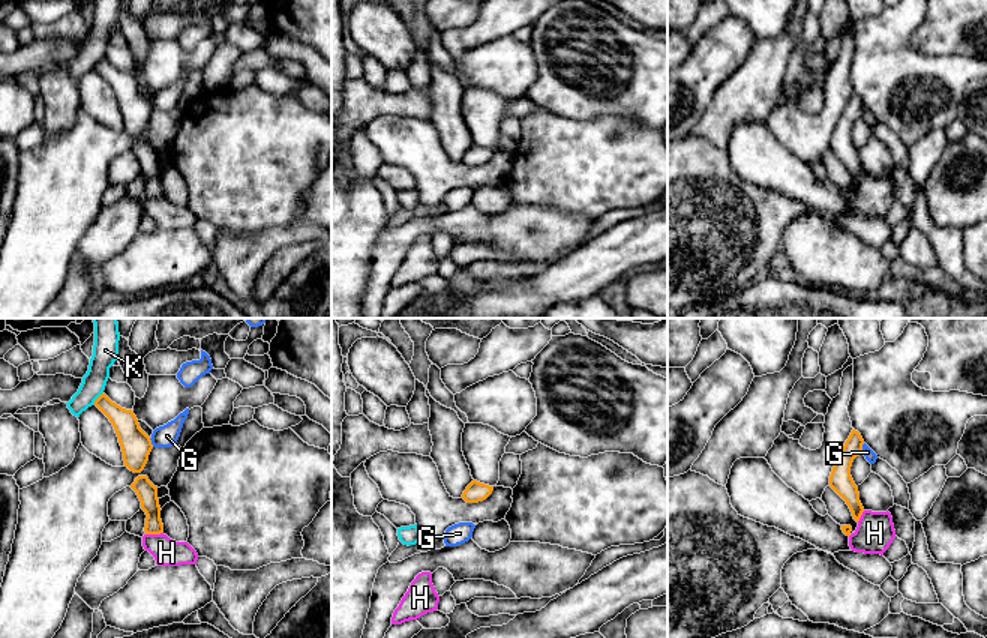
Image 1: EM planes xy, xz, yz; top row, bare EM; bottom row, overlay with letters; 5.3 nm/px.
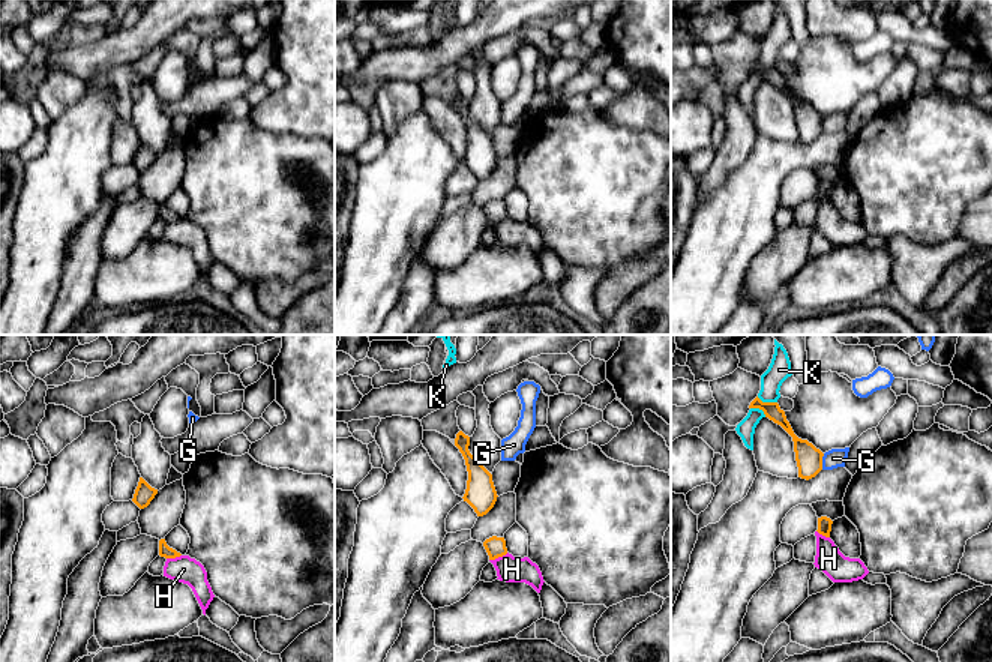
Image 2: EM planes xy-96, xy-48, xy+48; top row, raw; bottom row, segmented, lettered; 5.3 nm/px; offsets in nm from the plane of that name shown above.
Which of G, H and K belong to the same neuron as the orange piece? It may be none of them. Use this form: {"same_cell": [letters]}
{"same_cell": []}

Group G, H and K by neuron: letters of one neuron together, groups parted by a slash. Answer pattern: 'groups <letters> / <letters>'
groups G / H / K

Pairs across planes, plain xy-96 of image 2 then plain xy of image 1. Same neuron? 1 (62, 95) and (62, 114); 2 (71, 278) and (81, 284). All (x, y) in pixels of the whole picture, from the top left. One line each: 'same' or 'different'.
1: same
2: same

